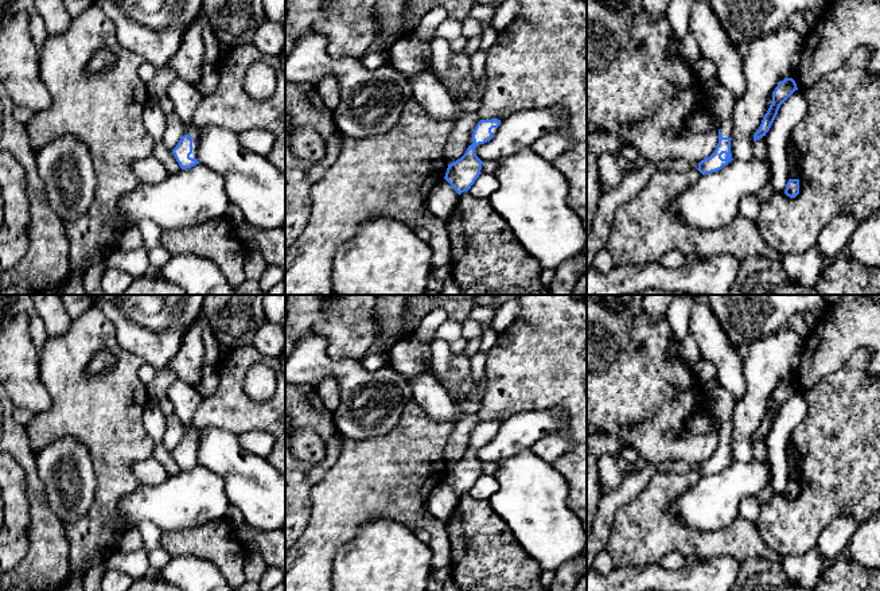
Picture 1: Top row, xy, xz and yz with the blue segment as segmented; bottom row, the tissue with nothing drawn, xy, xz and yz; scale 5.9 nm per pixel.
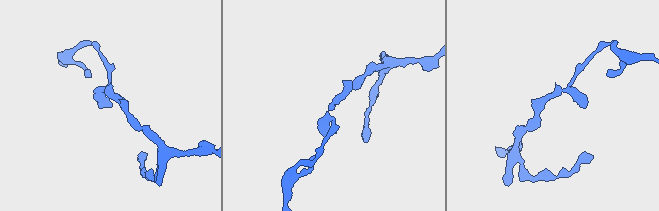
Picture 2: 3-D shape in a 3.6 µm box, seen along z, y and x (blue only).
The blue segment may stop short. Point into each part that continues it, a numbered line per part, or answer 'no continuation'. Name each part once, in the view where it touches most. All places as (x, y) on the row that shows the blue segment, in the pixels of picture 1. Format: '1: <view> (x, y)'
1: xy (185, 97)

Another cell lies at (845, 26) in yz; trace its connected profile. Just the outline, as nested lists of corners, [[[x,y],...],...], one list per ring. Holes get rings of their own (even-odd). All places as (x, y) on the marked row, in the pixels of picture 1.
[[[836,0],[806,36],[793,79],[799,90],[840,69],[858,48],[871,53],[867,70],[880,74],[880,0]]]

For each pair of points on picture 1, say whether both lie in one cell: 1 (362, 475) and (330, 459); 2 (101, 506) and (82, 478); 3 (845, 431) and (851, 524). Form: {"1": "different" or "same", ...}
{"1": "different", "2": "different", "3": "different"}

